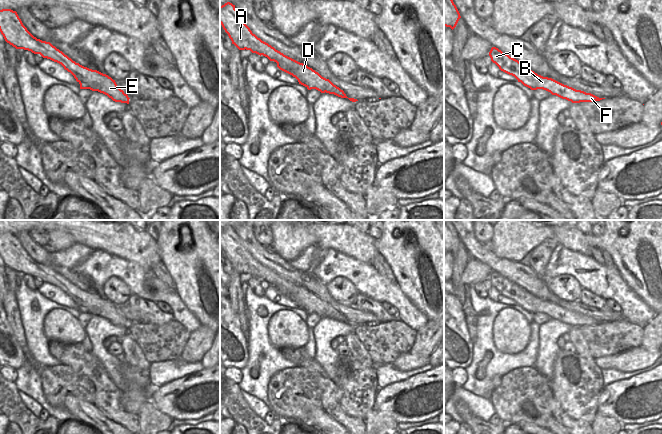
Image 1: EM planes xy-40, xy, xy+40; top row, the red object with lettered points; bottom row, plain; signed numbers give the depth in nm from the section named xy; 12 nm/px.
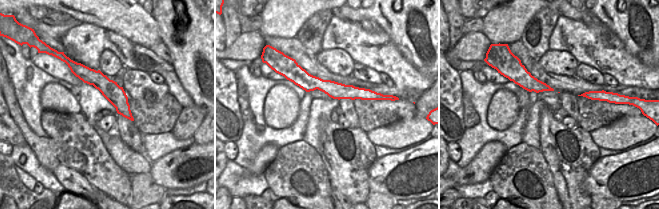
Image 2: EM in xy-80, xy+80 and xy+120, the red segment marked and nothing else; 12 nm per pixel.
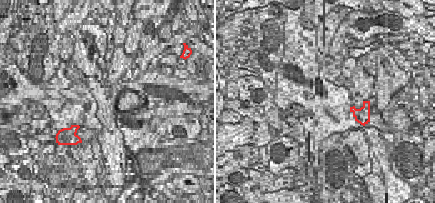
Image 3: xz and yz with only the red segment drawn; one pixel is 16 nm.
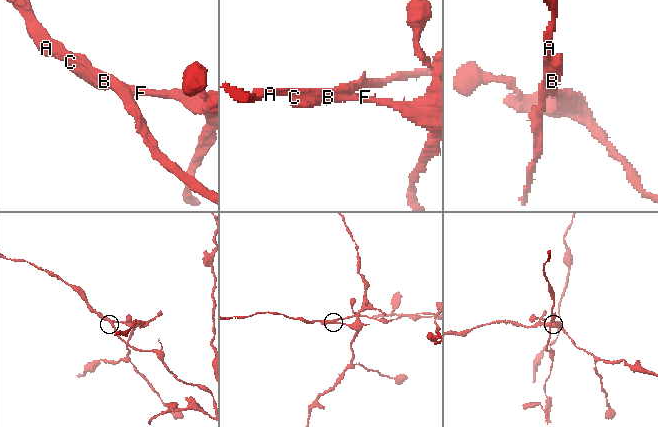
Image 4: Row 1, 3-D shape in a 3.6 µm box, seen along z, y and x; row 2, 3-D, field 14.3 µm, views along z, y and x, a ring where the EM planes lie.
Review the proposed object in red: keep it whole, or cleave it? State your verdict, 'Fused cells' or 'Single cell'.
Fused cells.

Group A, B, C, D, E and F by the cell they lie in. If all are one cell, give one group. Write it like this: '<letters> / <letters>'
A C D E / B F

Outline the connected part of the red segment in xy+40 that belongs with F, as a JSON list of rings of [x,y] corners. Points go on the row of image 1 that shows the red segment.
[[[504,65],[500,70],[514,76],[518,82],[521,82],[531,90],[543,89],[550,92],[552,95],[556,95],[562,99],[571,101],[572,103],[594,102],[605,99],[599,98],[591,93],[576,90],[552,78],[538,75],[528,67],[514,70],[509,65]]]

